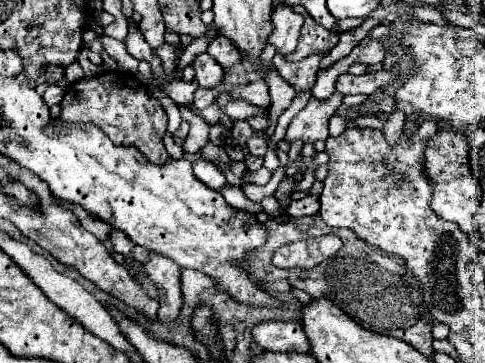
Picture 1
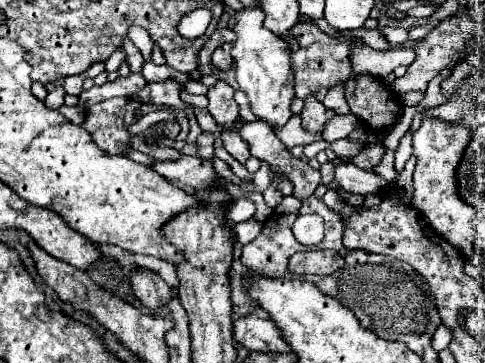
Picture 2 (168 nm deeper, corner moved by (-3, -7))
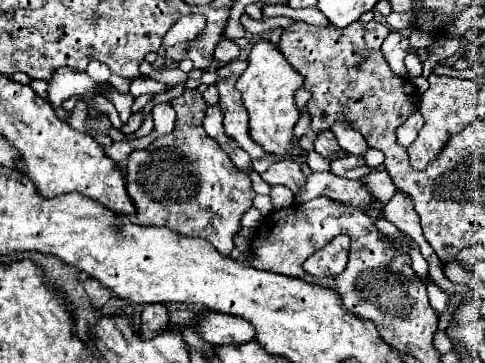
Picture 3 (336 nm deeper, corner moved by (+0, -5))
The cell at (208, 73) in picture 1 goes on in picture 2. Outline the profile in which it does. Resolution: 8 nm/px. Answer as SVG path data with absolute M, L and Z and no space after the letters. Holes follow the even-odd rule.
M220 79L218 83L214 83L208 91L208 111L214 117L214 121L222 127L226 125L226 129L232 131L236 119L238 119L238 105L234 101L234 89Z

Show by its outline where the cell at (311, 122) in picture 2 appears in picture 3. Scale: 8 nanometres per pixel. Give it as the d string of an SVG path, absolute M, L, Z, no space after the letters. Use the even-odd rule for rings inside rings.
M325 129L325 131L321 131L321 133L315 133L313 149L315 149L317 153L321 153L323 157L329 157L331 153L339 151L341 147L339 147L339 143L337 143L335 135L333 135L329 129Z

